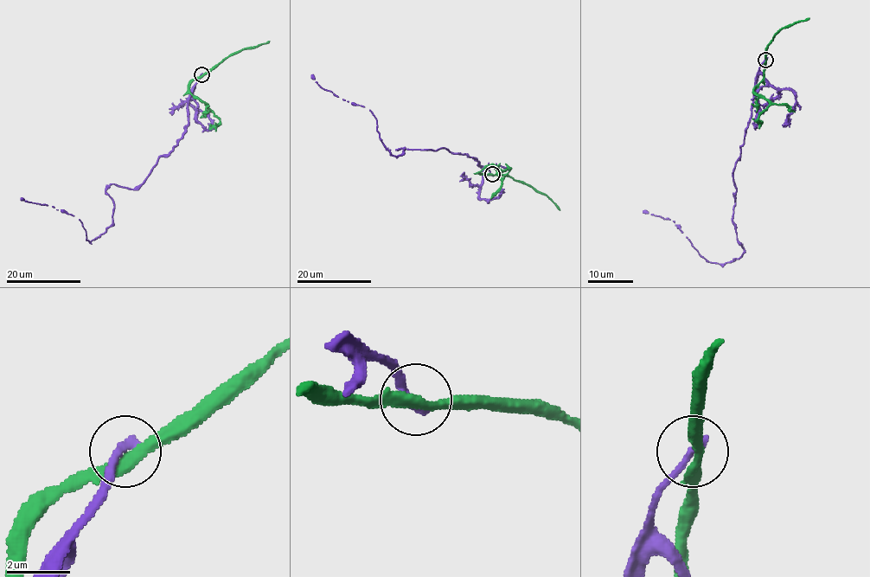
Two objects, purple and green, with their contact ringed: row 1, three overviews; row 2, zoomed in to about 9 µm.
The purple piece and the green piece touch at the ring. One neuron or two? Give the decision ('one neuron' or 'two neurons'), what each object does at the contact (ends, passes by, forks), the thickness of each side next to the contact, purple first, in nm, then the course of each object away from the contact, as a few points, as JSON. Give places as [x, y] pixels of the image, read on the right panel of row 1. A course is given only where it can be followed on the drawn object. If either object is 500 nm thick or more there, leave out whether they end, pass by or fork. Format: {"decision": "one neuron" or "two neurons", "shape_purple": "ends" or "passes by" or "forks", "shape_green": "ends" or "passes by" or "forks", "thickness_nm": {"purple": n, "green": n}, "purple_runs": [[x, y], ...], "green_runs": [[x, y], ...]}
{"decision": "two neurons", "shape_purple": "ends", "shape_green": "passes by", "thickness_nm": {"purple": 280, "green": 320}, "purple_runs": [[765, 60], [733, 175], [739, 258], [707, 261], [673, 221], [642, 211]], "green_runs": [[765, 60], [765, 50], [783, 28], [809, 17]]}

